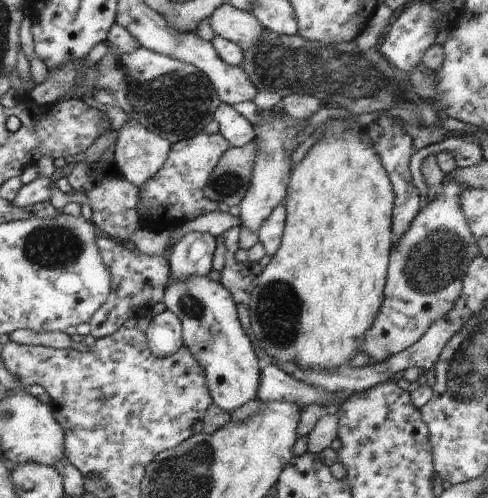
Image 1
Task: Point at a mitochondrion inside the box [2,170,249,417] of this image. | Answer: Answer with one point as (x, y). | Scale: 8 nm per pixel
(55, 247)

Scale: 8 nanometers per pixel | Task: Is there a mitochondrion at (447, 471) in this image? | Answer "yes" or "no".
no

